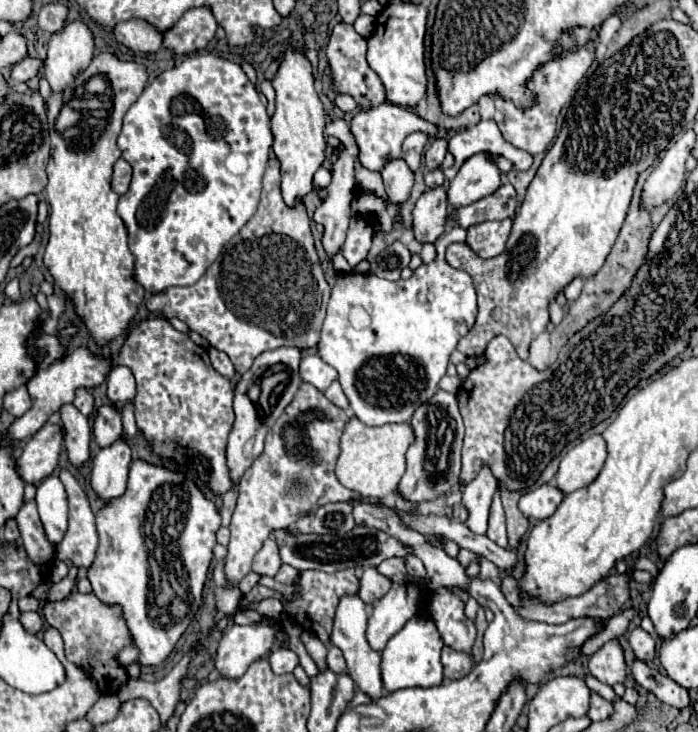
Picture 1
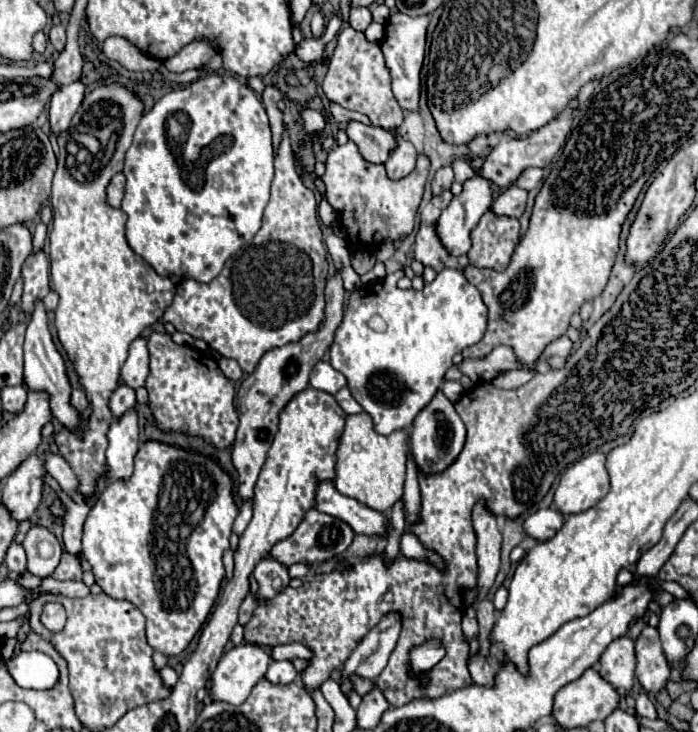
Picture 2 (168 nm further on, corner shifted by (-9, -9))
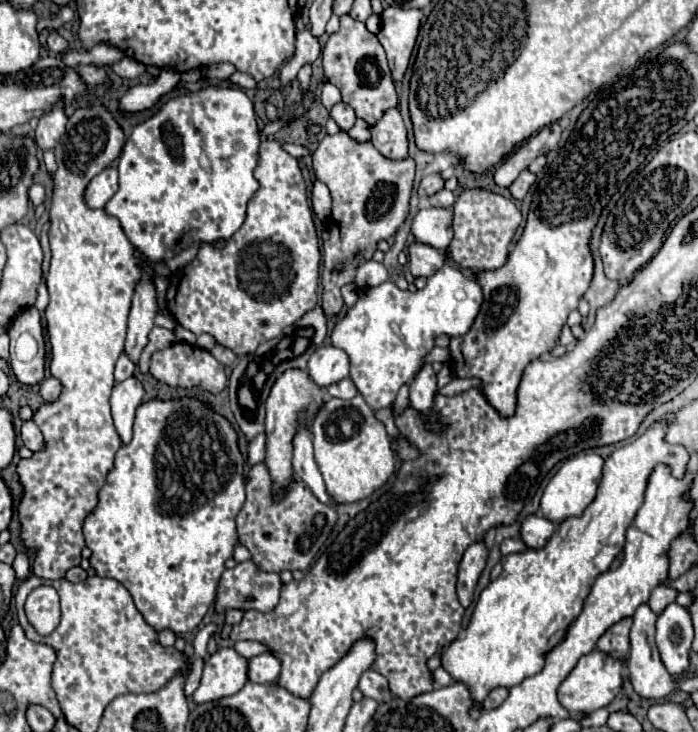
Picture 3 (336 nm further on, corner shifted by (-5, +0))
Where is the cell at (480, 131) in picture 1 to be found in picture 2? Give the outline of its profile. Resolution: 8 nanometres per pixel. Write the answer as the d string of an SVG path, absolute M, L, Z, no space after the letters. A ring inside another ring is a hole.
M525 169L523 173L521 173L521 177L517 179L517 185L521 187L521 189L535 189L539 183L541 183L541 179L543 179L543 169Z

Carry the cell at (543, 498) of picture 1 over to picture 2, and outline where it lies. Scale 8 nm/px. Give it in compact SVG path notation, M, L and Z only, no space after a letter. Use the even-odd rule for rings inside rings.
M551 507L529 515L523 523L523 531L541 543L545 539L551 539L561 527L563 527L563 515Z

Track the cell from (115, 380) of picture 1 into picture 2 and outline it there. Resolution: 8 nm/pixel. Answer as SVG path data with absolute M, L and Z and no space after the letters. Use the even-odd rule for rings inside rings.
M137 337L129 345L129 357L121 369L121 379L137 389L145 385L145 379L149 375L149 351L147 351L147 339Z

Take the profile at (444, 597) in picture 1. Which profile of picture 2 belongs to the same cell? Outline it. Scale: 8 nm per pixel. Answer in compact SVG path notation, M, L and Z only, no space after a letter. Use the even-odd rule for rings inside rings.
M475 657L469 661L469 673L471 673L471 679L475 685L481 685L481 687L493 687L495 683L495 675L497 675L497 669L489 665L489 661L485 657Z

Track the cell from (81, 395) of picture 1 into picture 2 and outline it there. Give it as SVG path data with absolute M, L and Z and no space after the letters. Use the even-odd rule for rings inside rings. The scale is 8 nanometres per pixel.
M73 389L71 391L71 407L75 407L77 411L85 411L87 407L89 407L89 403L87 403L87 399L85 399L85 393L81 391L81 389Z

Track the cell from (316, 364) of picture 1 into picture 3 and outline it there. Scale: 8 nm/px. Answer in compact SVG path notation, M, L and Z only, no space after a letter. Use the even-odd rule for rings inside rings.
M331 344L319 346L309 358L307 372L319 386L331 386L349 376L349 358Z

